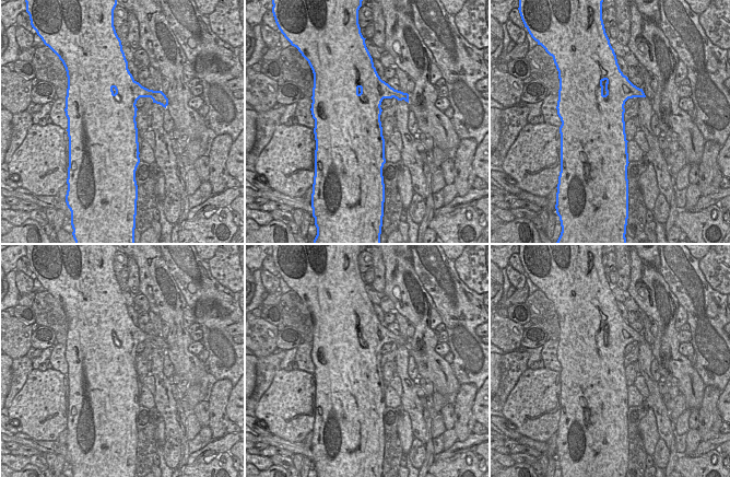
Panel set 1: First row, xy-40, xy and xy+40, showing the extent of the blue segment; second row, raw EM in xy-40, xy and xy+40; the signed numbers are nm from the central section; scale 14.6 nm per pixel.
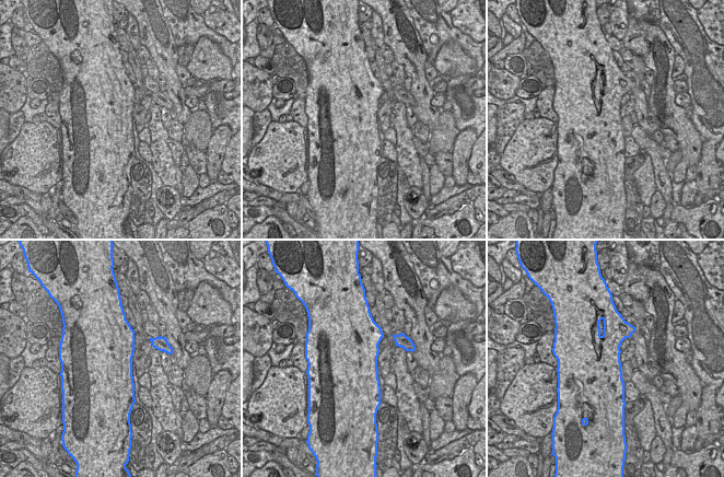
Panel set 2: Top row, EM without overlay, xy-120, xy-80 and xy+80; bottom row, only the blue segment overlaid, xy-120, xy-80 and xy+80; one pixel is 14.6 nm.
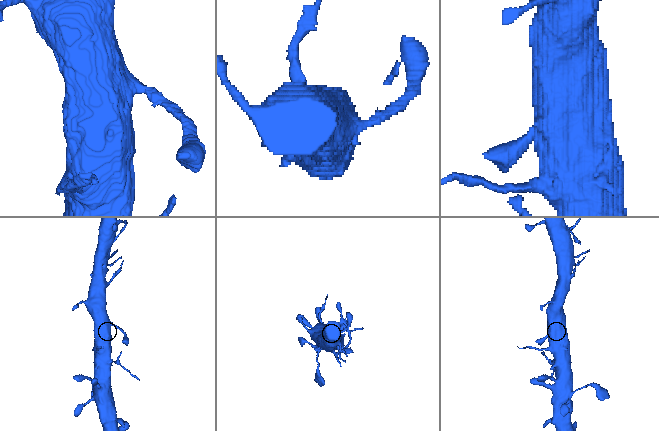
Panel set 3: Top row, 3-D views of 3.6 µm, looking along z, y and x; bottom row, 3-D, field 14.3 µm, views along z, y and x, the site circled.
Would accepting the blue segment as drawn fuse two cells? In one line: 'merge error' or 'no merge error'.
no merge error

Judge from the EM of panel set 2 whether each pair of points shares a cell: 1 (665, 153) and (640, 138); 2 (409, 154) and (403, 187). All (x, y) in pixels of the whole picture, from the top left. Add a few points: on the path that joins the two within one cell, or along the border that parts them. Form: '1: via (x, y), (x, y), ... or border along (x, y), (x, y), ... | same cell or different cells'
1: via (658, 149), (646, 141) | same cell
2: border along (397, 163), (410, 186) | different cells

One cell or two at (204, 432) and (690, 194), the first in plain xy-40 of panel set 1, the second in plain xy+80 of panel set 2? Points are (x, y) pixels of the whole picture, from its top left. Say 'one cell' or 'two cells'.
one cell

